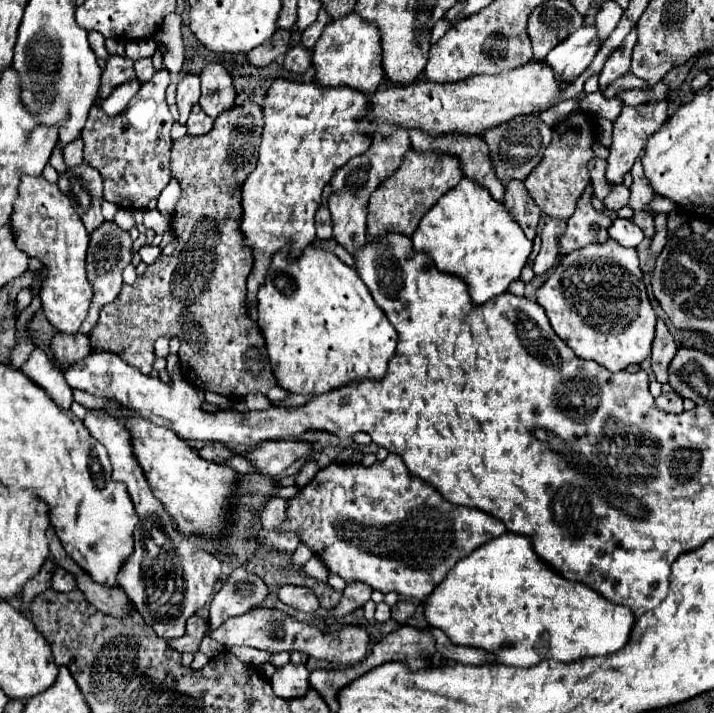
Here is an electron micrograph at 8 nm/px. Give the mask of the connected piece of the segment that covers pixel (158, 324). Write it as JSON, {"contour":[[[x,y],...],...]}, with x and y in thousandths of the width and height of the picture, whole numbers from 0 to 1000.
{"contour":[[[347,140],[342,149],[328,149],[328,151],[317,154],[317,157],[311,157],[311,160],[300,168],[300,180],[297,180],[291,188],[286,188],[286,191],[263,191],[263,188],[261,188],[258,194],[252,194],[252,196],[244,199],[244,205],[241,205],[241,222],[238,222],[238,241],[241,241],[244,250],[252,252],[252,258],[255,258],[255,275],[252,275],[252,283],[249,283],[249,289],[246,289],[244,309],[241,309],[238,317],[241,317],[241,323],[244,323],[246,337],[255,337],[255,339],[249,342],[249,348],[244,351],[241,359],[230,359],[230,356],[227,356],[224,365],[218,365],[216,370],[210,370],[210,373],[204,376],[204,381],[202,381],[199,387],[193,387],[193,396],[190,396],[190,398],[174,398],[171,407],[168,407],[168,412],[165,412],[165,418],[143,432],[140,446],[137,446],[137,454],[134,454],[132,463],[126,466],[126,482],[129,482],[129,491],[132,491],[132,494],[160,494],[160,496],[165,496],[176,511],[193,516],[199,525],[210,525],[210,522],[213,522],[213,508],[216,508],[216,480],[218,480],[218,474],[221,474],[221,471],[235,471],[235,474],[252,471],[252,474],[258,474],[261,466],[258,466],[255,446],[263,440],[263,494],[252,494],[252,502],[255,502],[255,513],[258,513],[258,527],[263,530],[266,539],[272,539],[272,541],[277,541],[277,544],[283,544],[283,547],[305,550],[305,553],[311,553],[311,555],[317,555],[317,558],[322,558],[322,561],[339,558],[339,555],[353,553],[353,550],[373,553],[378,544],[389,541],[389,533],[387,533],[387,527],[384,527],[384,522],[381,522],[381,511],[378,511],[378,505],[375,505],[370,471],[367,471],[361,454],[350,446],[347,432],[345,432],[345,390],[347,390],[347,384],[350,384],[350,379],[353,379],[353,370],[356,370],[356,353],[353,353],[347,345],[342,345],[342,334],[339,334],[342,328],[339,328],[339,320],[336,320],[336,317],[339,317],[339,314],[336,314],[336,311],[339,311],[339,286],[336,286],[336,283],[339,283],[339,258],[342,258],[345,247],[356,238],[356,233],[359,233],[359,227],[361,227],[361,202],[364,202],[364,196],[367,196],[367,180],[370,180],[370,157],[367,157],[367,151],[364,151],[361,146],[356,146],[356,143]]]}

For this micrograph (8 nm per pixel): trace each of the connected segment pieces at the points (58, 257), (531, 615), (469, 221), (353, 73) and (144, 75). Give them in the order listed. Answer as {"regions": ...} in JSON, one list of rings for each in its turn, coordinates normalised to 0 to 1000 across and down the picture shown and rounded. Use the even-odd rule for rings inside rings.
{"regions":[[[[31,247],[28,278],[20,283],[20,297],[14,303],[25,345],[39,356],[53,362],[67,373],[67,390],[59,398],[56,415],[64,446],[76,460],[92,468],[109,466],[118,452],[132,404],[120,387],[120,351],[123,351],[123,325],[106,300],[98,281],[81,266],[78,258],[64,255],[62,250]]],[[[717,746],[681,760],[675,769],[667,769],[658,780],[653,780],[653,785],[644,785],[630,799],[630,808],[625,808],[616,825],[602,833],[602,842],[597,842],[599,875],[616,881],[636,903],[692,914],[697,928],[709,934],[737,937],[768,923],[801,928],[821,920],[849,920],[874,909],[891,870],[888,858],[871,847],[849,842],[815,816],[793,813],[748,774],[751,771],[742,752]]],[[[650,250],[641,264],[625,269],[625,275],[597,297],[577,328],[577,342],[580,351],[599,353],[613,379],[650,390],[664,426],[678,426],[711,407],[745,353],[745,337],[737,334],[711,289],[692,281],[681,264],[658,250]]],[[[490,17],[473,28],[465,28],[443,65],[437,67],[437,90],[443,95],[440,112],[451,121],[473,121],[490,118],[493,123],[507,123],[507,129],[527,129],[538,115],[535,95],[535,45],[524,31],[513,31],[501,17]]],[[[196,81],[188,87],[188,98],[193,101],[193,112],[204,115],[216,107],[216,93],[213,93],[213,81]]]]}

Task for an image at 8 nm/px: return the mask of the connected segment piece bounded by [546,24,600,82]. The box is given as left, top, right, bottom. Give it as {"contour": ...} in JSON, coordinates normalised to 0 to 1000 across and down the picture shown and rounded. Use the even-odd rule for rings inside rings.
{"contour":[[[818,34],[810,39],[810,45],[798,48],[782,67],[770,70],[770,79],[765,79],[765,87],[782,101],[787,112],[804,112],[810,109],[821,93],[832,84],[832,79],[840,70],[840,53],[835,34]]]}

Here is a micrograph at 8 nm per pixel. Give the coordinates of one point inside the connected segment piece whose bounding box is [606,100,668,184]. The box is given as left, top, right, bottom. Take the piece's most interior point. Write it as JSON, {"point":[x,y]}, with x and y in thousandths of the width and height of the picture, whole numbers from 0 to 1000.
{"point":[882,182]}

